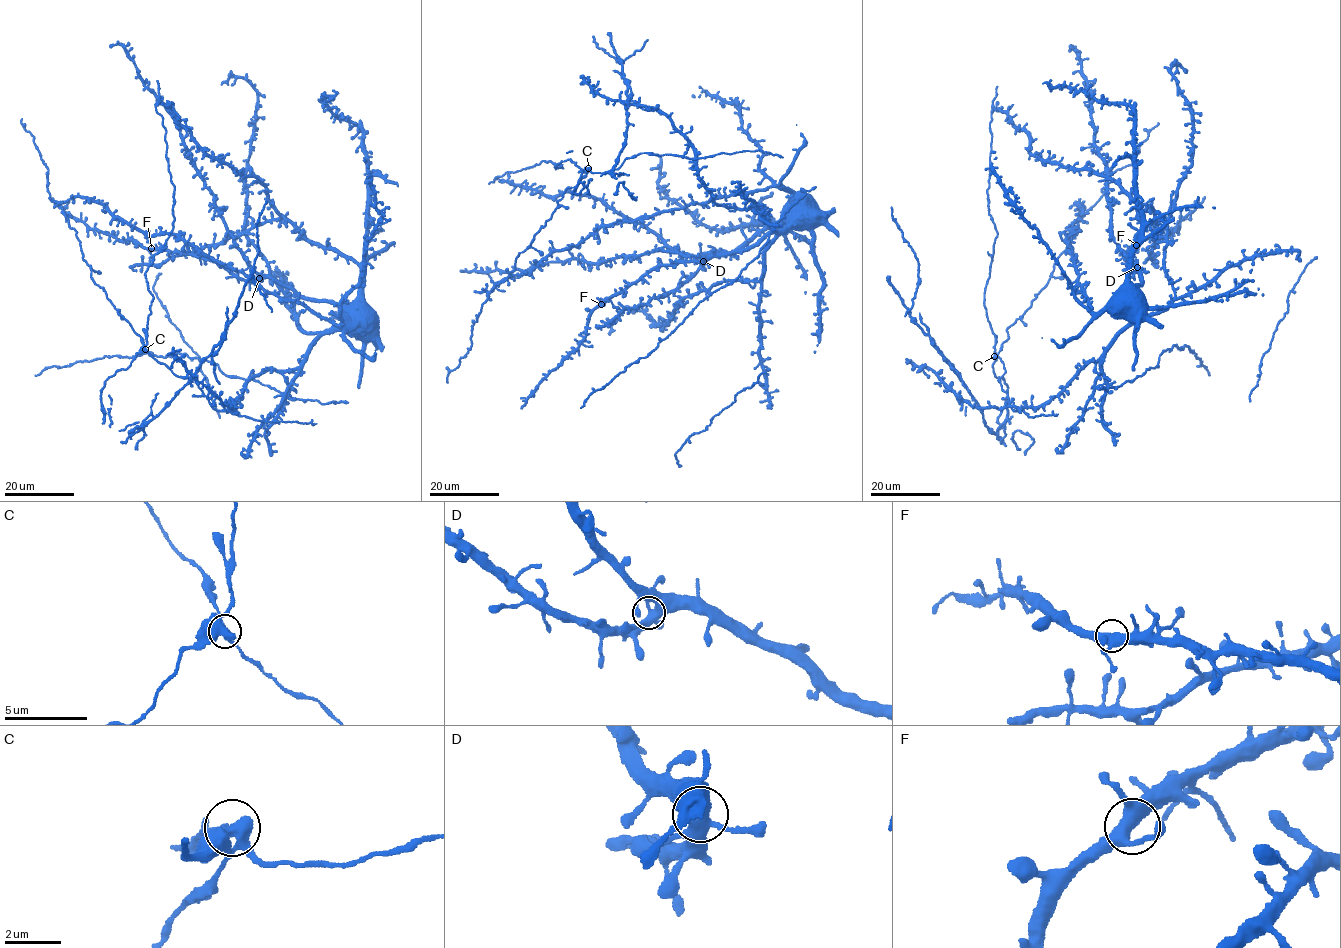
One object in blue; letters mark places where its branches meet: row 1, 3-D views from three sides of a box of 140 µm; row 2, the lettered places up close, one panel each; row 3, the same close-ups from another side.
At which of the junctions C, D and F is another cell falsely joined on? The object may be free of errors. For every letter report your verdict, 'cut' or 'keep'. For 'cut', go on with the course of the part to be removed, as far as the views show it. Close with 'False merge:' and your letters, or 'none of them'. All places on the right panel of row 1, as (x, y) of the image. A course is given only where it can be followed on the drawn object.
C: cut
D: keep
F: keep
False merge: C

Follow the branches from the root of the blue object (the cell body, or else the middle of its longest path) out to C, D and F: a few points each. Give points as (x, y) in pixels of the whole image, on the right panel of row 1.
C: (1123, 296), (1095, 313), (1079, 292), (1065, 242), (1081, 211), (1078, 202), (1086, 211), (1077, 232), (995, 356)
D: (1123, 296), (1130, 295), (1133, 287), (1139, 285), (1139, 275), (1134, 269), (1137, 267)
F: (1123, 296), (1130, 295), (1140, 283), (1136, 266), (1135, 271), (1128, 270), (1123, 258), (1136, 245)

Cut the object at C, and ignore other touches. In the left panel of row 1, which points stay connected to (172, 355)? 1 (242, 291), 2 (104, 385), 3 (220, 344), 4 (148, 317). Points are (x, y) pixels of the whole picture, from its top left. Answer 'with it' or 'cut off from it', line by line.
1: cut off from it
2: cut off from it
3: cut off from it
4: cut off from it

